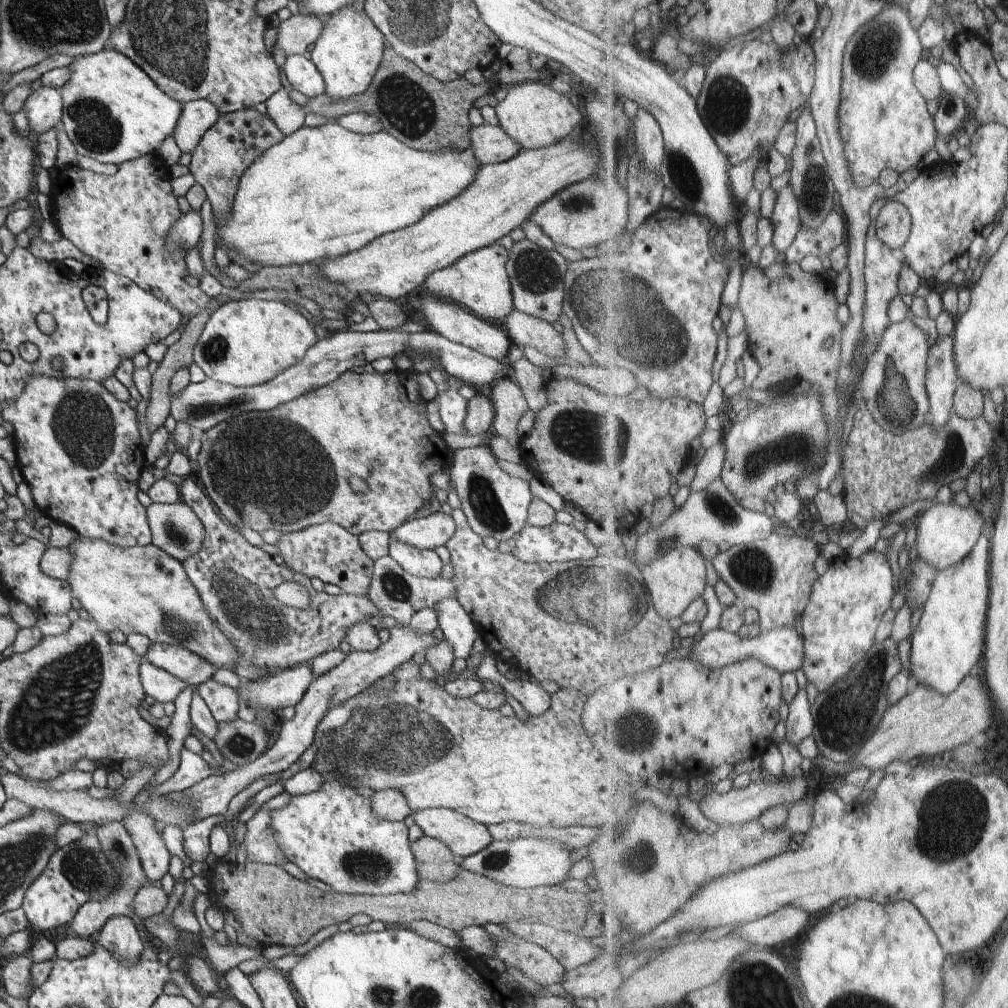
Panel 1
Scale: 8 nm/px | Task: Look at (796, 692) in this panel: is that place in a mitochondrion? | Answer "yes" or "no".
no

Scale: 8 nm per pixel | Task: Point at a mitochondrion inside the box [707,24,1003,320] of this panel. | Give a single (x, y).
(814, 186)

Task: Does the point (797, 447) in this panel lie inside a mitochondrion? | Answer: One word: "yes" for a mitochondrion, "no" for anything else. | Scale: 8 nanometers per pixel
yes

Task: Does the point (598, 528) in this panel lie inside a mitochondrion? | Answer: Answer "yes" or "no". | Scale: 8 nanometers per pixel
no

